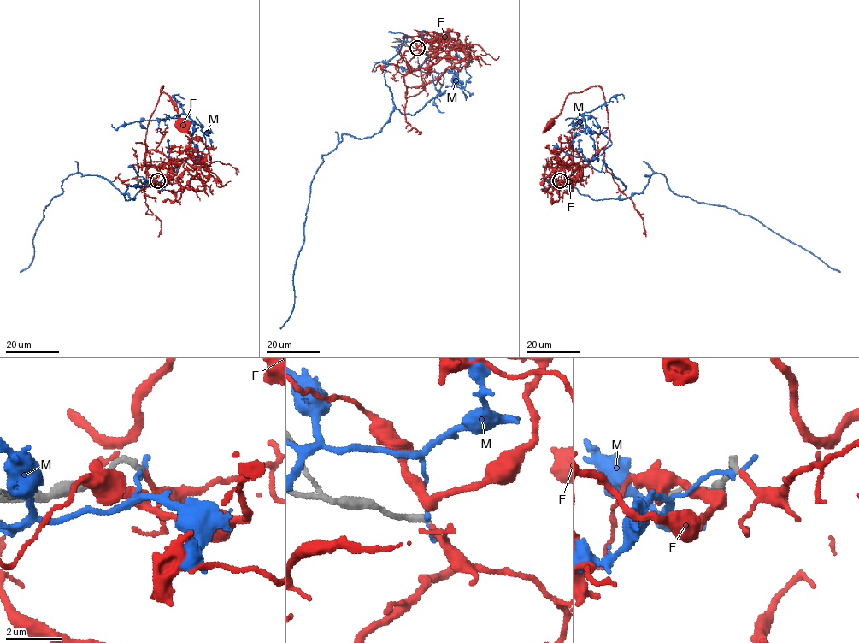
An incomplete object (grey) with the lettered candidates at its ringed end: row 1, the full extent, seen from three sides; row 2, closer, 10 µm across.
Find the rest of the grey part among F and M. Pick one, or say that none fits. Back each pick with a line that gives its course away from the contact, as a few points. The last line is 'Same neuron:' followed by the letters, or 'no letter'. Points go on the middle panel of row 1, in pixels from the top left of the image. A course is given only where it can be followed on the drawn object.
F: course (417, 49), (430, 61), (426, 66), (411, 70), (403, 77), (406, 97), (423, 89), (421, 64), (443, 38)
Same neuron: F

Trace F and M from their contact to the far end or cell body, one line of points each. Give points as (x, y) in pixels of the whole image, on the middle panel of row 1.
F: (417, 49), (430, 61), (426, 66), (411, 70), (403, 77), (406, 97), (423, 89), (421, 64), (443, 38)
M: (417, 48), (407, 41), (385, 67), (394, 109), (381, 129), (344, 133), (321, 156), (293, 309), (279, 328)

